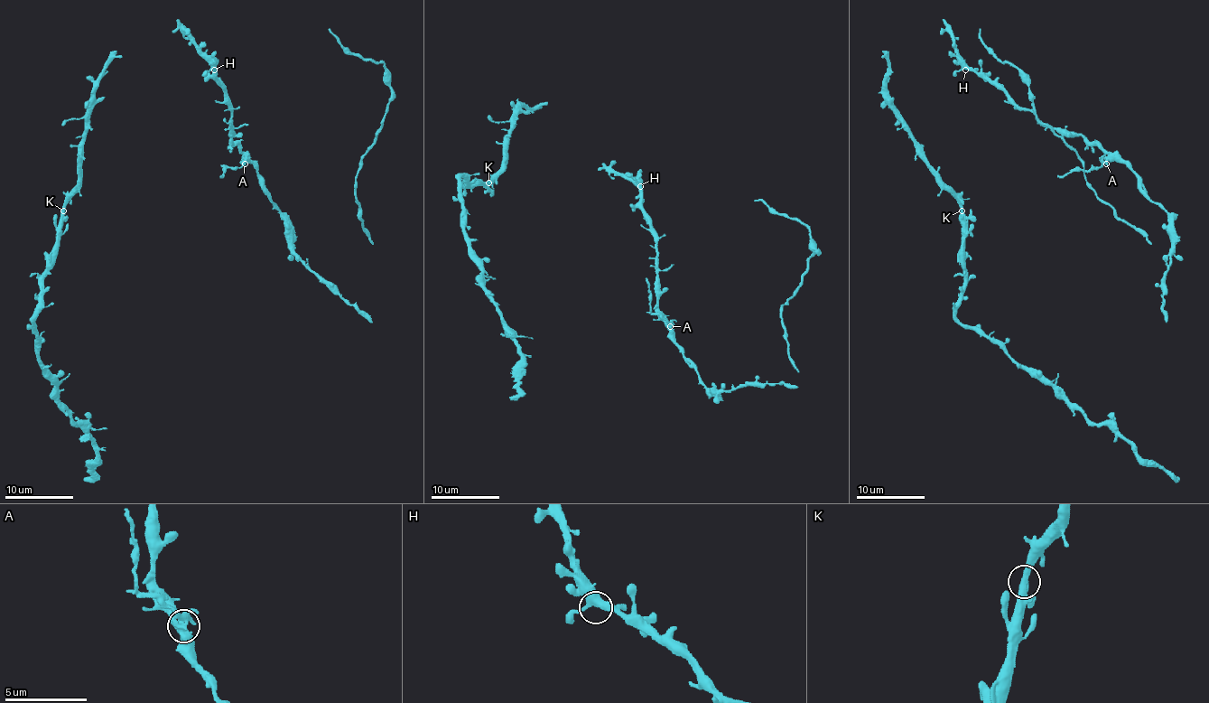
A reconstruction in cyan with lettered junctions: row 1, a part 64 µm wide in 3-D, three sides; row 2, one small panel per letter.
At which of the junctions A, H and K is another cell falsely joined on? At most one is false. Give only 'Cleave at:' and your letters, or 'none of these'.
Cleave at: A

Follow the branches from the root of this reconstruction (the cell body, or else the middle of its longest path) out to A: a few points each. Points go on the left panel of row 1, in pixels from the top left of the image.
A: (212, 64), (214, 78), (225, 93), (231, 112), (231, 141), (238, 145), (245, 163)

